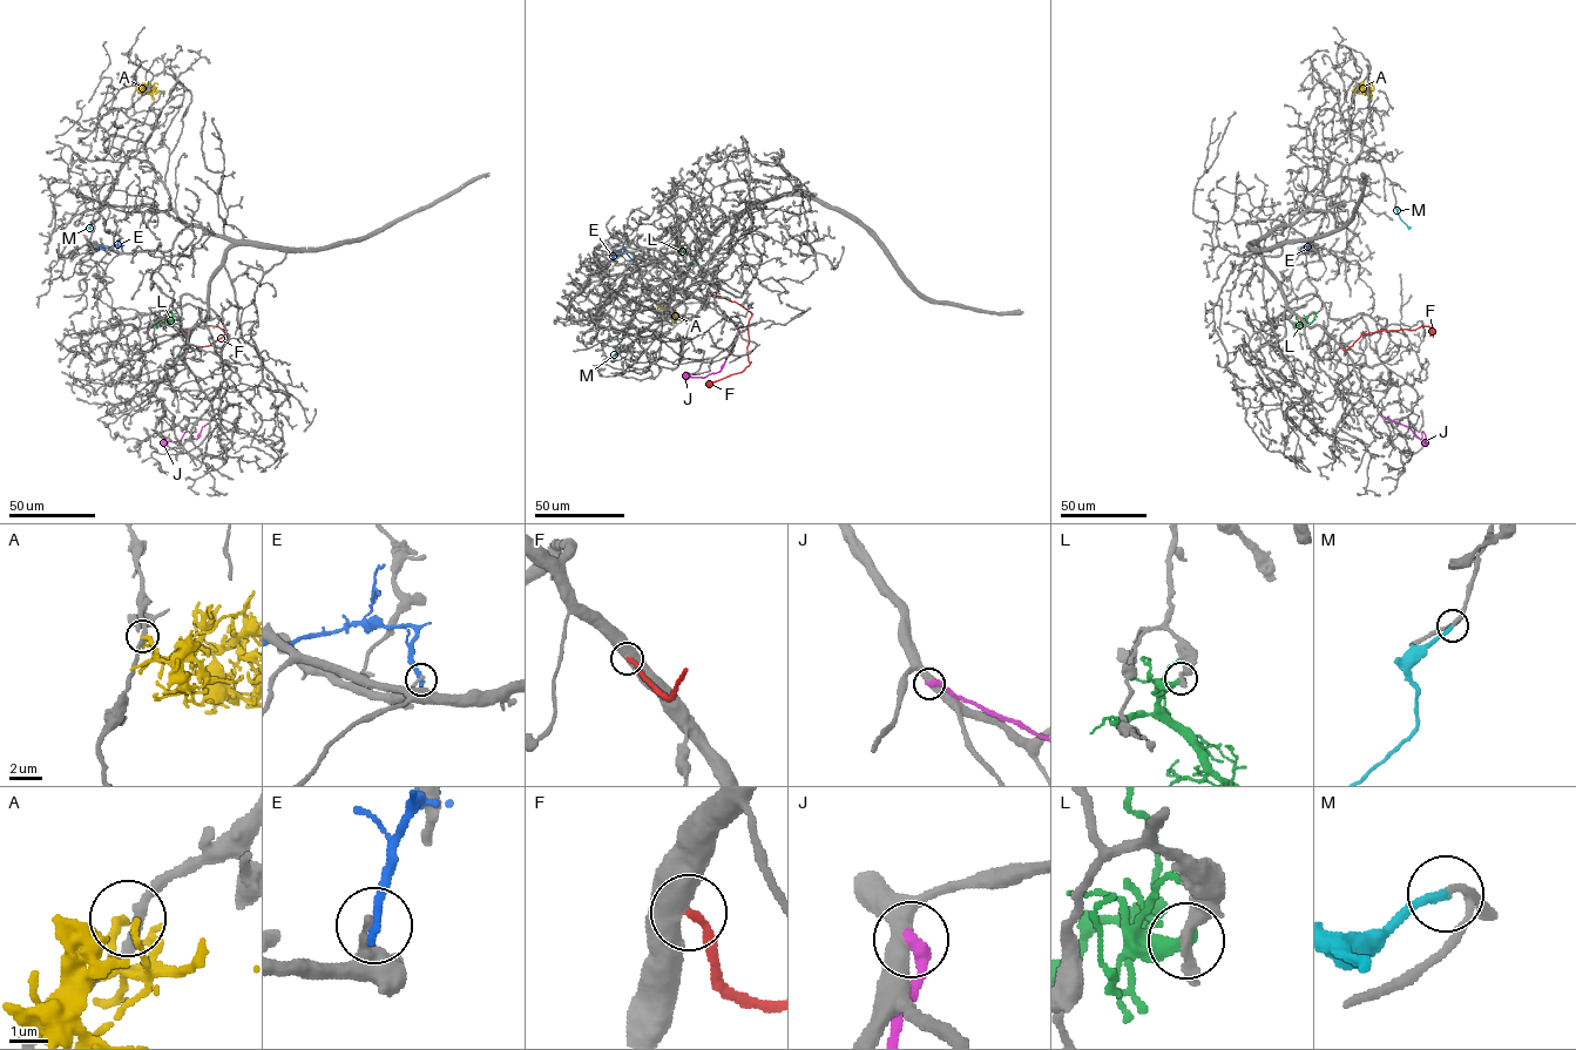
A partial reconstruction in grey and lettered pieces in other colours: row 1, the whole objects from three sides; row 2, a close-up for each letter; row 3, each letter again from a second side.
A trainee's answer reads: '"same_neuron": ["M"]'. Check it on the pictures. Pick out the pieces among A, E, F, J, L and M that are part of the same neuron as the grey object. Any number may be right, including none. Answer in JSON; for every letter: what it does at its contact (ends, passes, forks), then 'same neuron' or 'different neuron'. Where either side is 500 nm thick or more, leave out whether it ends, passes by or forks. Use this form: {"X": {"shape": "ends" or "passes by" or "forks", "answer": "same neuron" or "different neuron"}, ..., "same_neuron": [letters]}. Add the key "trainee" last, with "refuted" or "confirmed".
{"A": {"shape": "ends", "answer": "different neuron"}, "E": {"shape": "ends", "answer": "different neuron"}, "F": {"answer": "different neuron"}, "J": {"shape": "ends", "answer": "different neuron"}, "L": {"shape": "ends", "answer": "different neuron"}, "M": {"shape": "ends", "answer": "same neuron"}, "same_neuron": ["M"], "trainee": "confirmed"}

